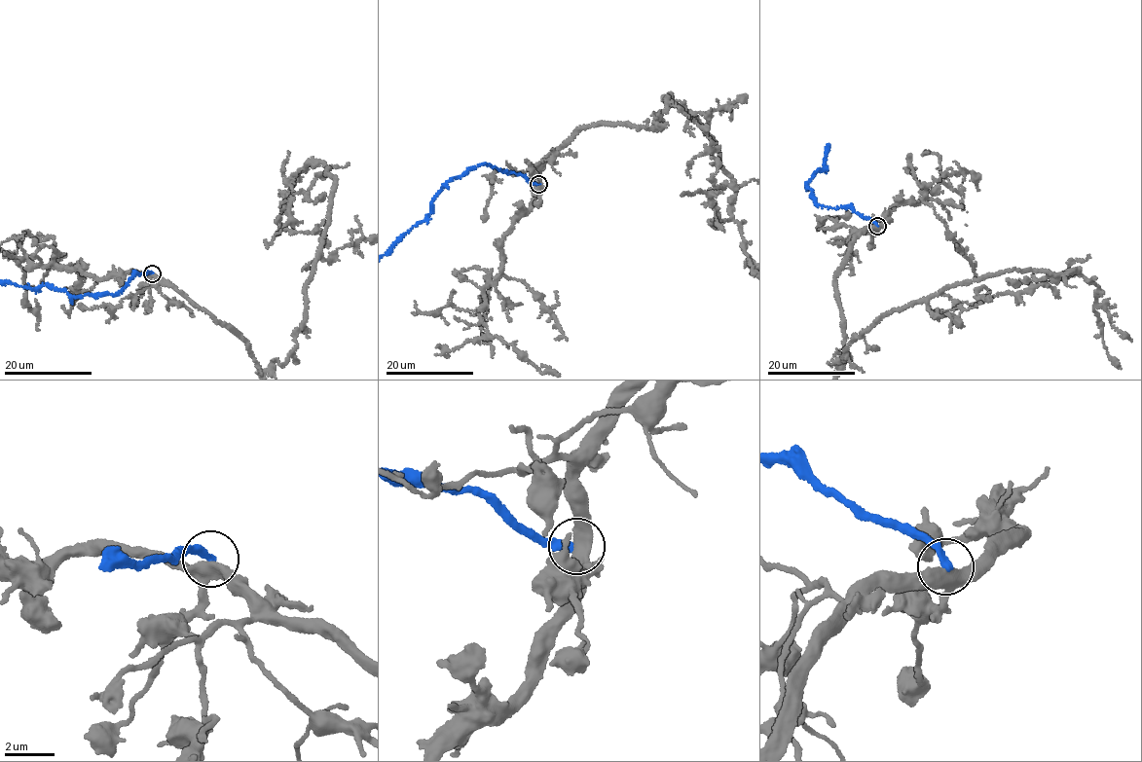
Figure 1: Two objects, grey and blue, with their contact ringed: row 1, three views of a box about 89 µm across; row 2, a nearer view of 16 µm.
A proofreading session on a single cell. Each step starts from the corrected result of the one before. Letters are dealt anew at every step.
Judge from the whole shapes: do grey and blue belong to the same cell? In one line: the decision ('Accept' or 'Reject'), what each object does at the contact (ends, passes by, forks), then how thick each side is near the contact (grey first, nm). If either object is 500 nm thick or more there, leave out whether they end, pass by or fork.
Reject. At the ring grey passes by. At the ring blue ends. Thickness 440 nm (grey) against 300 nm

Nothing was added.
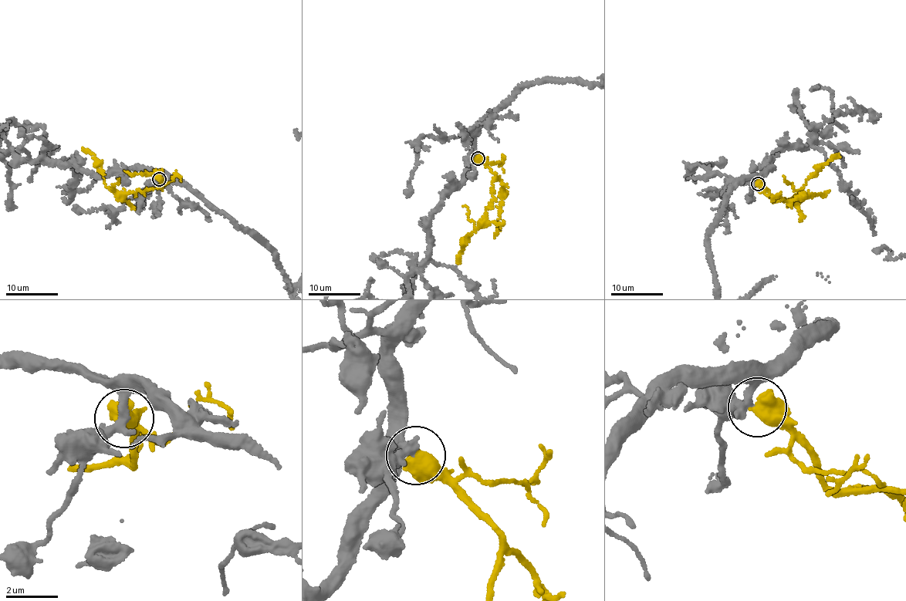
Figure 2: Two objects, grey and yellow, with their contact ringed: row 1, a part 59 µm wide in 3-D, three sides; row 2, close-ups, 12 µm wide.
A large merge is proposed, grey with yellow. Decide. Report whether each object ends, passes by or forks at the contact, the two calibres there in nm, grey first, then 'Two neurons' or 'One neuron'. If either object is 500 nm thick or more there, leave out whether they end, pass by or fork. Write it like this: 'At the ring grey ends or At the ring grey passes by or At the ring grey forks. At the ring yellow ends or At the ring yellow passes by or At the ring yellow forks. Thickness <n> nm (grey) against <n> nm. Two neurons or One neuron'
Thickness 260 nm (grey) against 750 nm. One neuron

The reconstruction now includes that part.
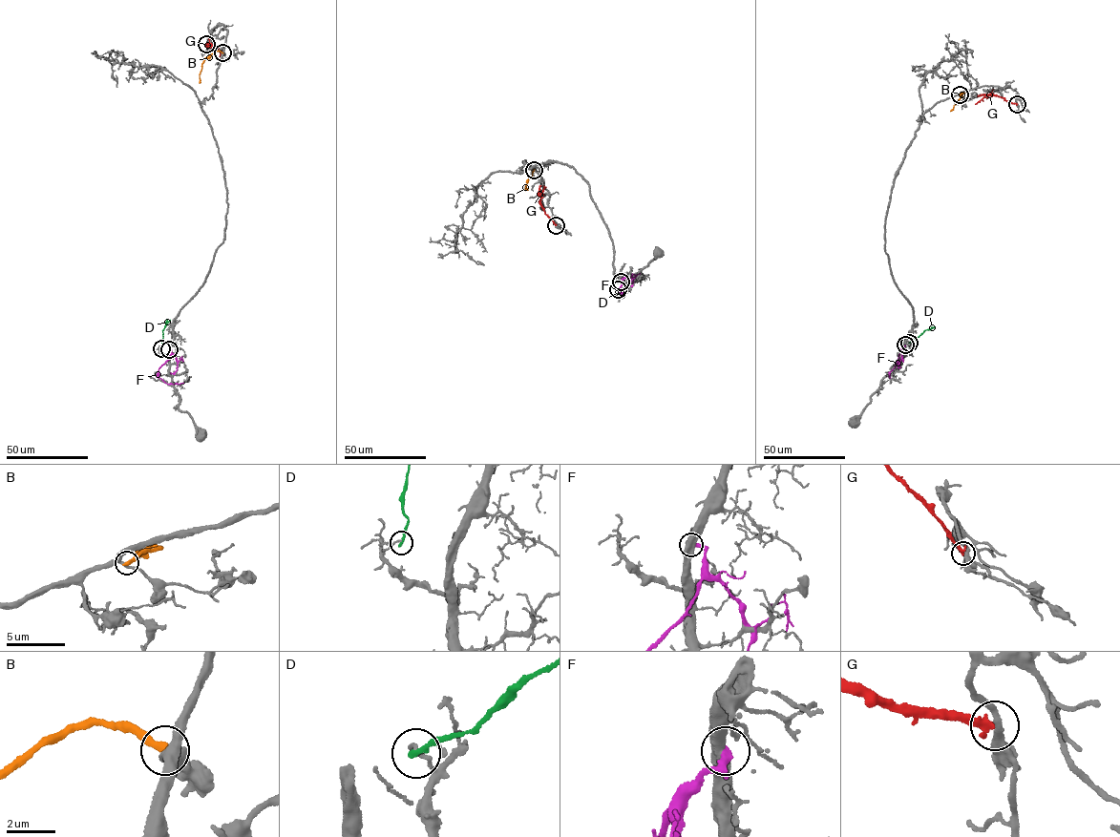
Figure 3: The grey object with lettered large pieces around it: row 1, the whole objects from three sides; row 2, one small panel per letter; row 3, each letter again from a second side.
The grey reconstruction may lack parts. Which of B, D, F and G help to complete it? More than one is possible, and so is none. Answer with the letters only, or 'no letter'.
no letter

